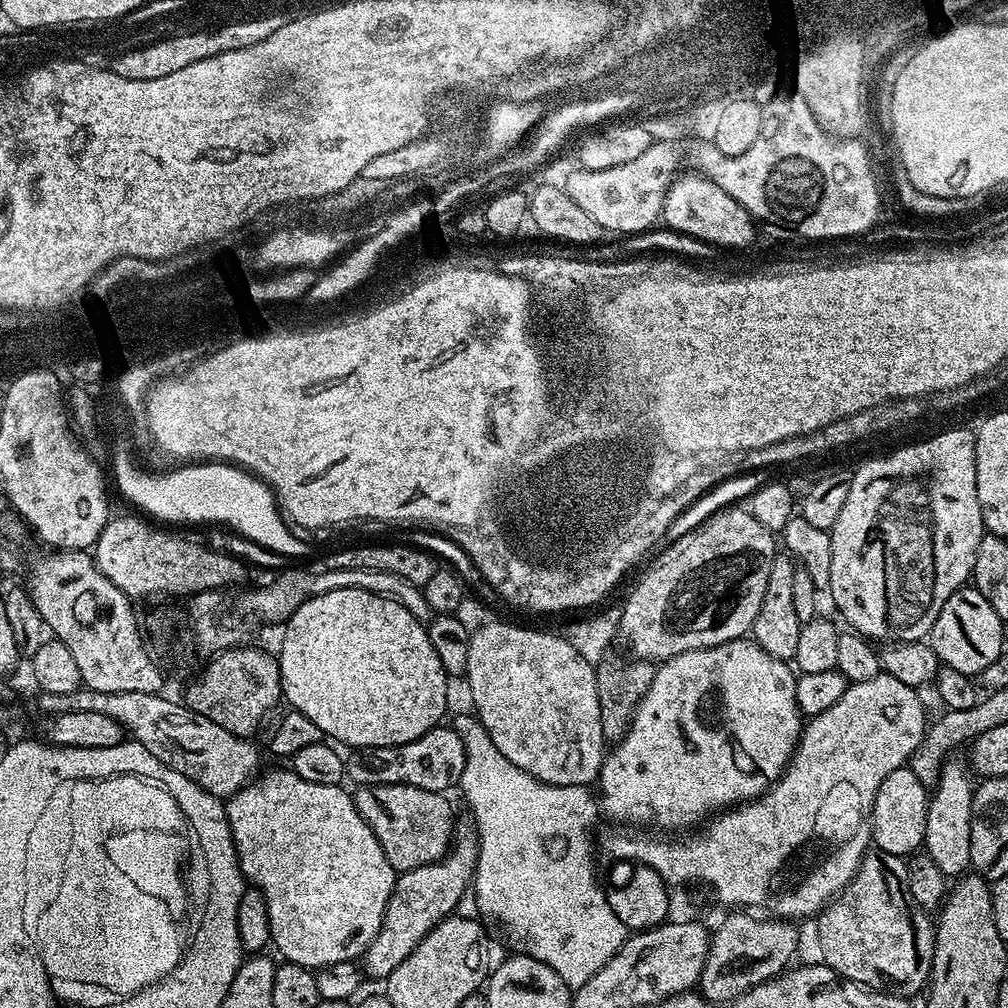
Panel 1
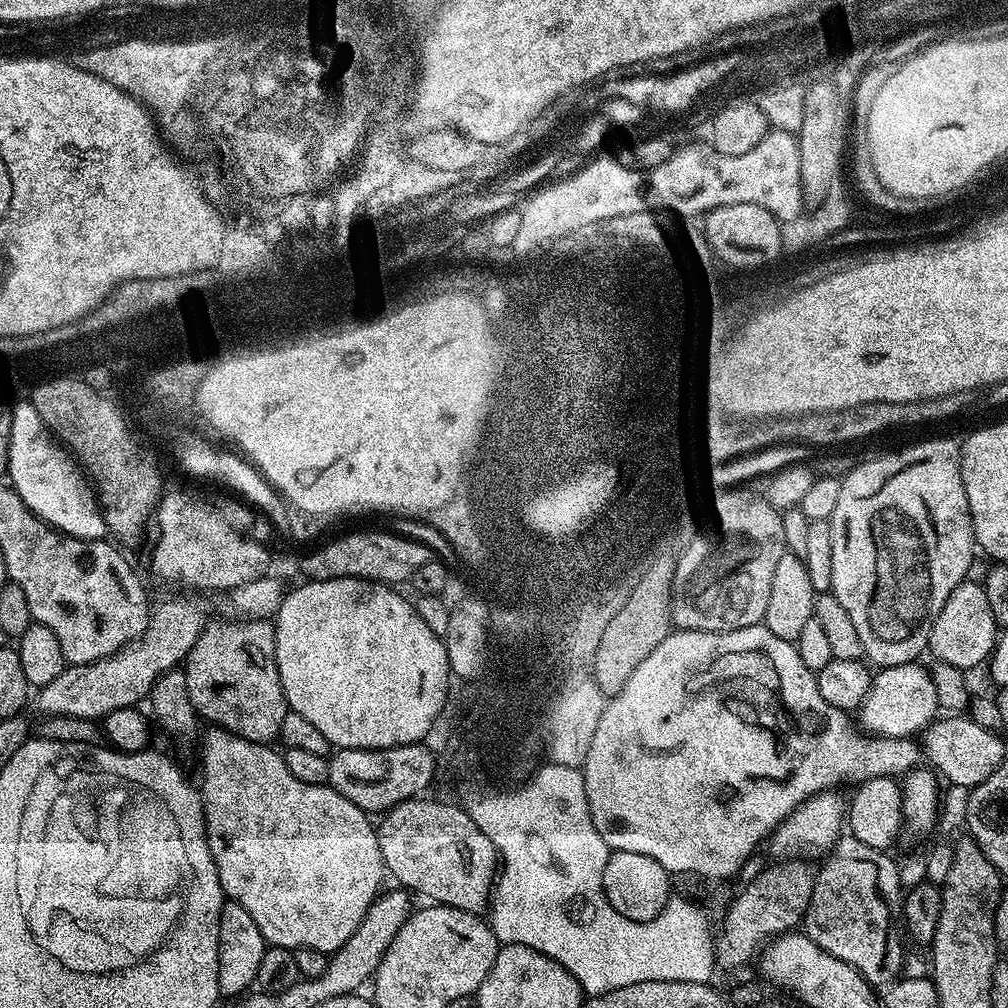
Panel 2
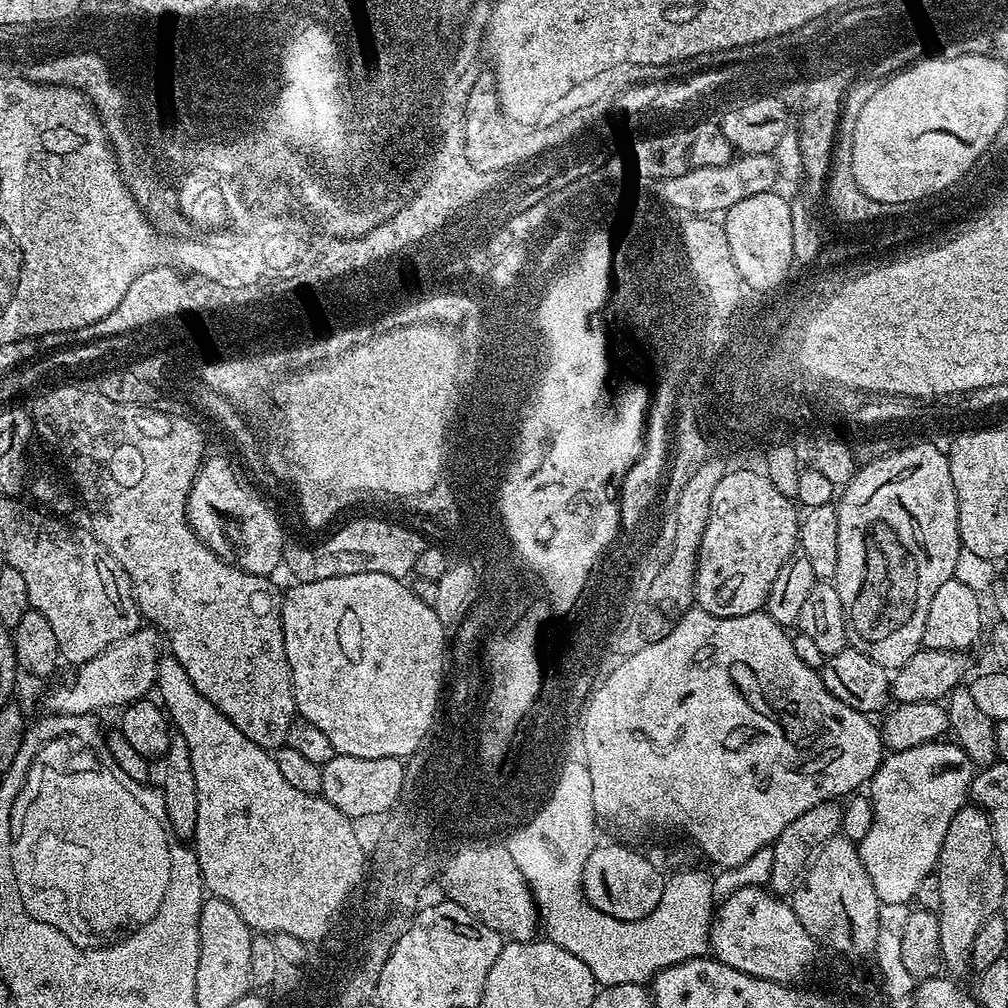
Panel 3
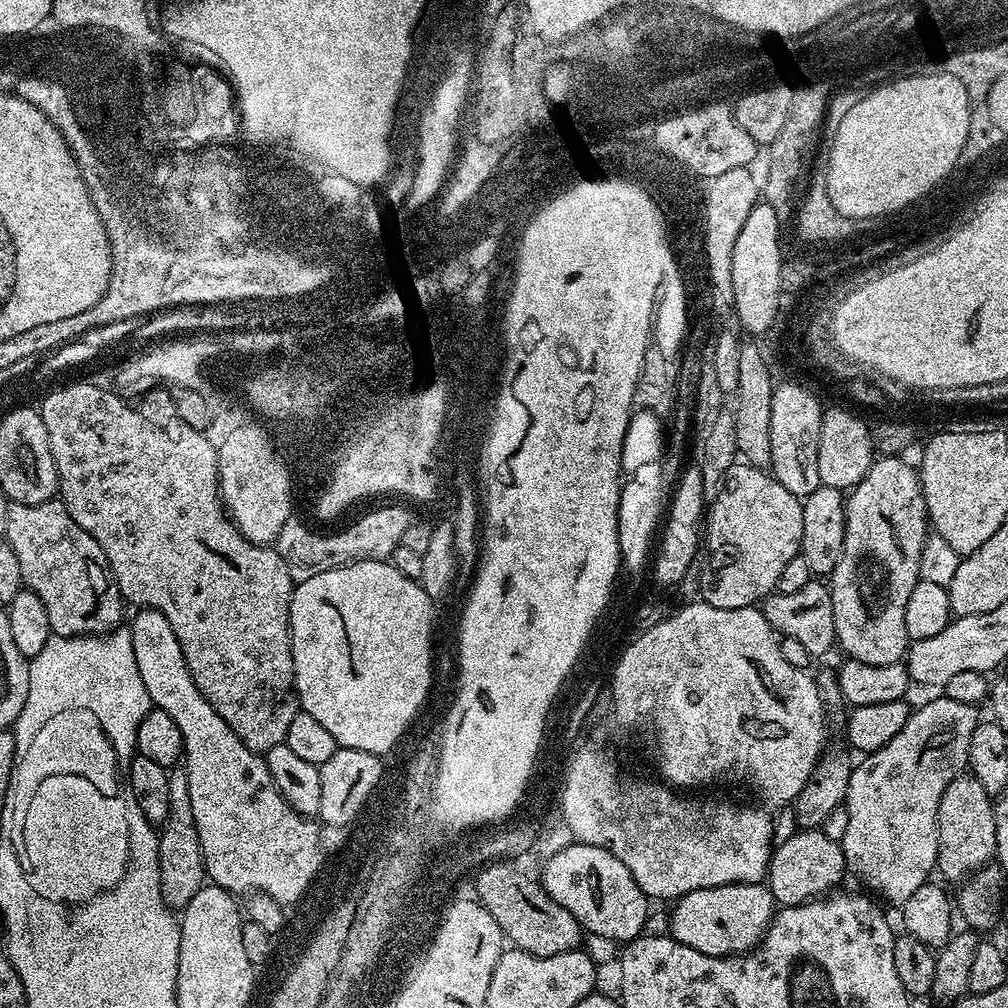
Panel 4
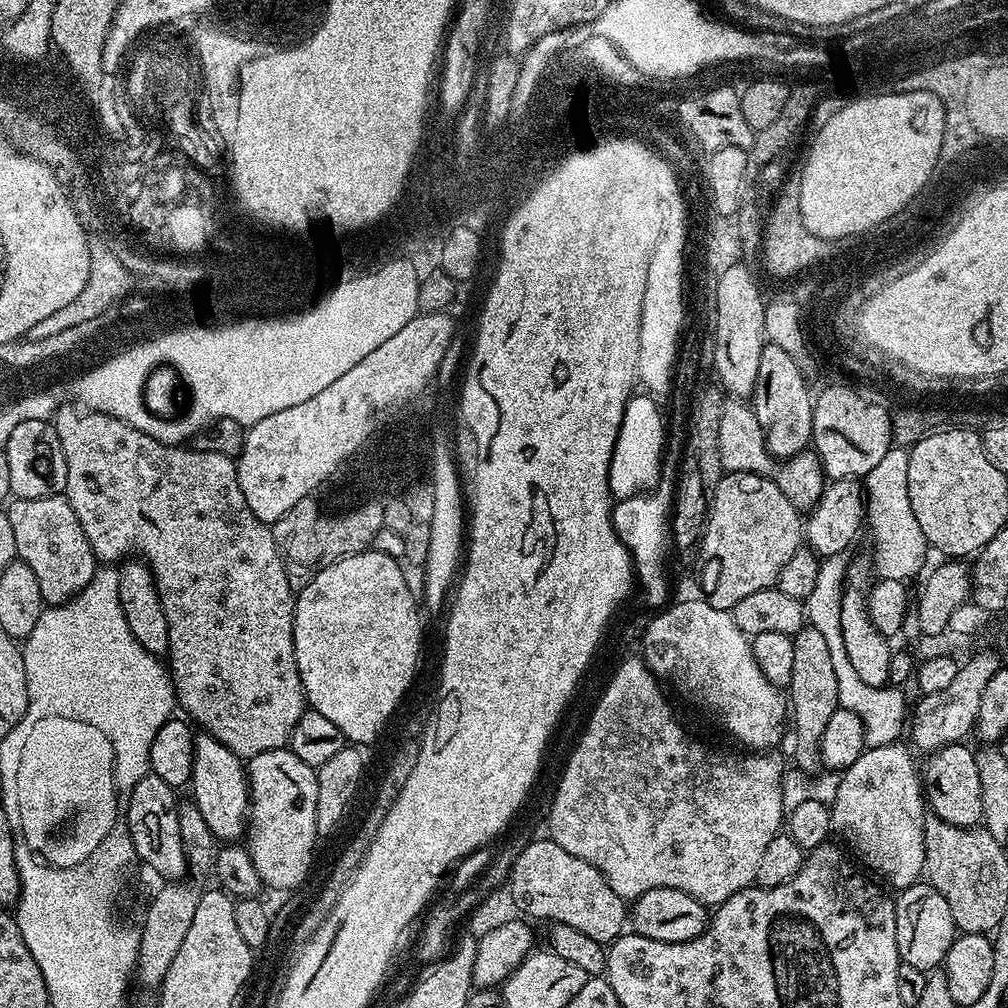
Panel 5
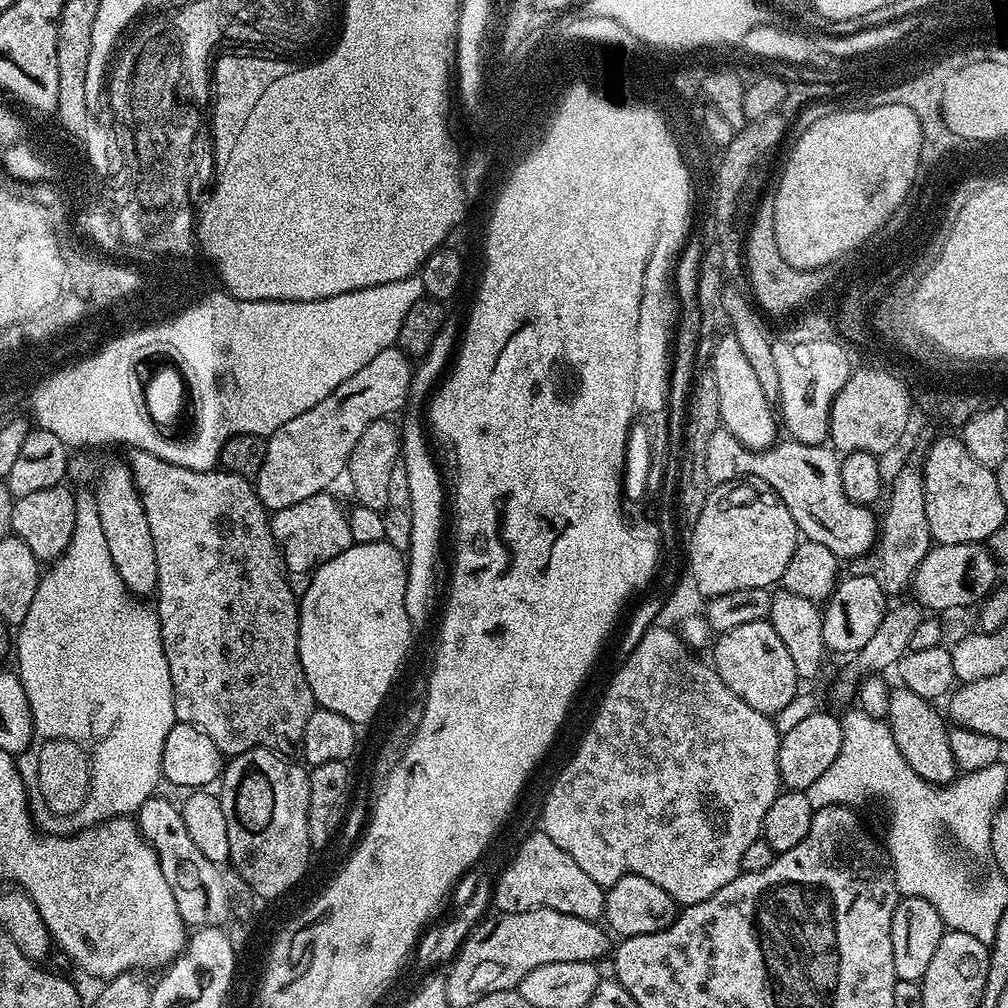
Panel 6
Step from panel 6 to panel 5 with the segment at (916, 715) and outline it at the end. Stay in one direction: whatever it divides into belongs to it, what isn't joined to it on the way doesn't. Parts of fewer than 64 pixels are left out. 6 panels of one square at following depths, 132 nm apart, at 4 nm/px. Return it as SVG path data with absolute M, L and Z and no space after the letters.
M967 743L948 744L933 751L927 758L928 765L922 768L922 780L926 785L926 804L930 812L954 826L976 828L982 821L982 782L978 782L976 752L967 748Z

